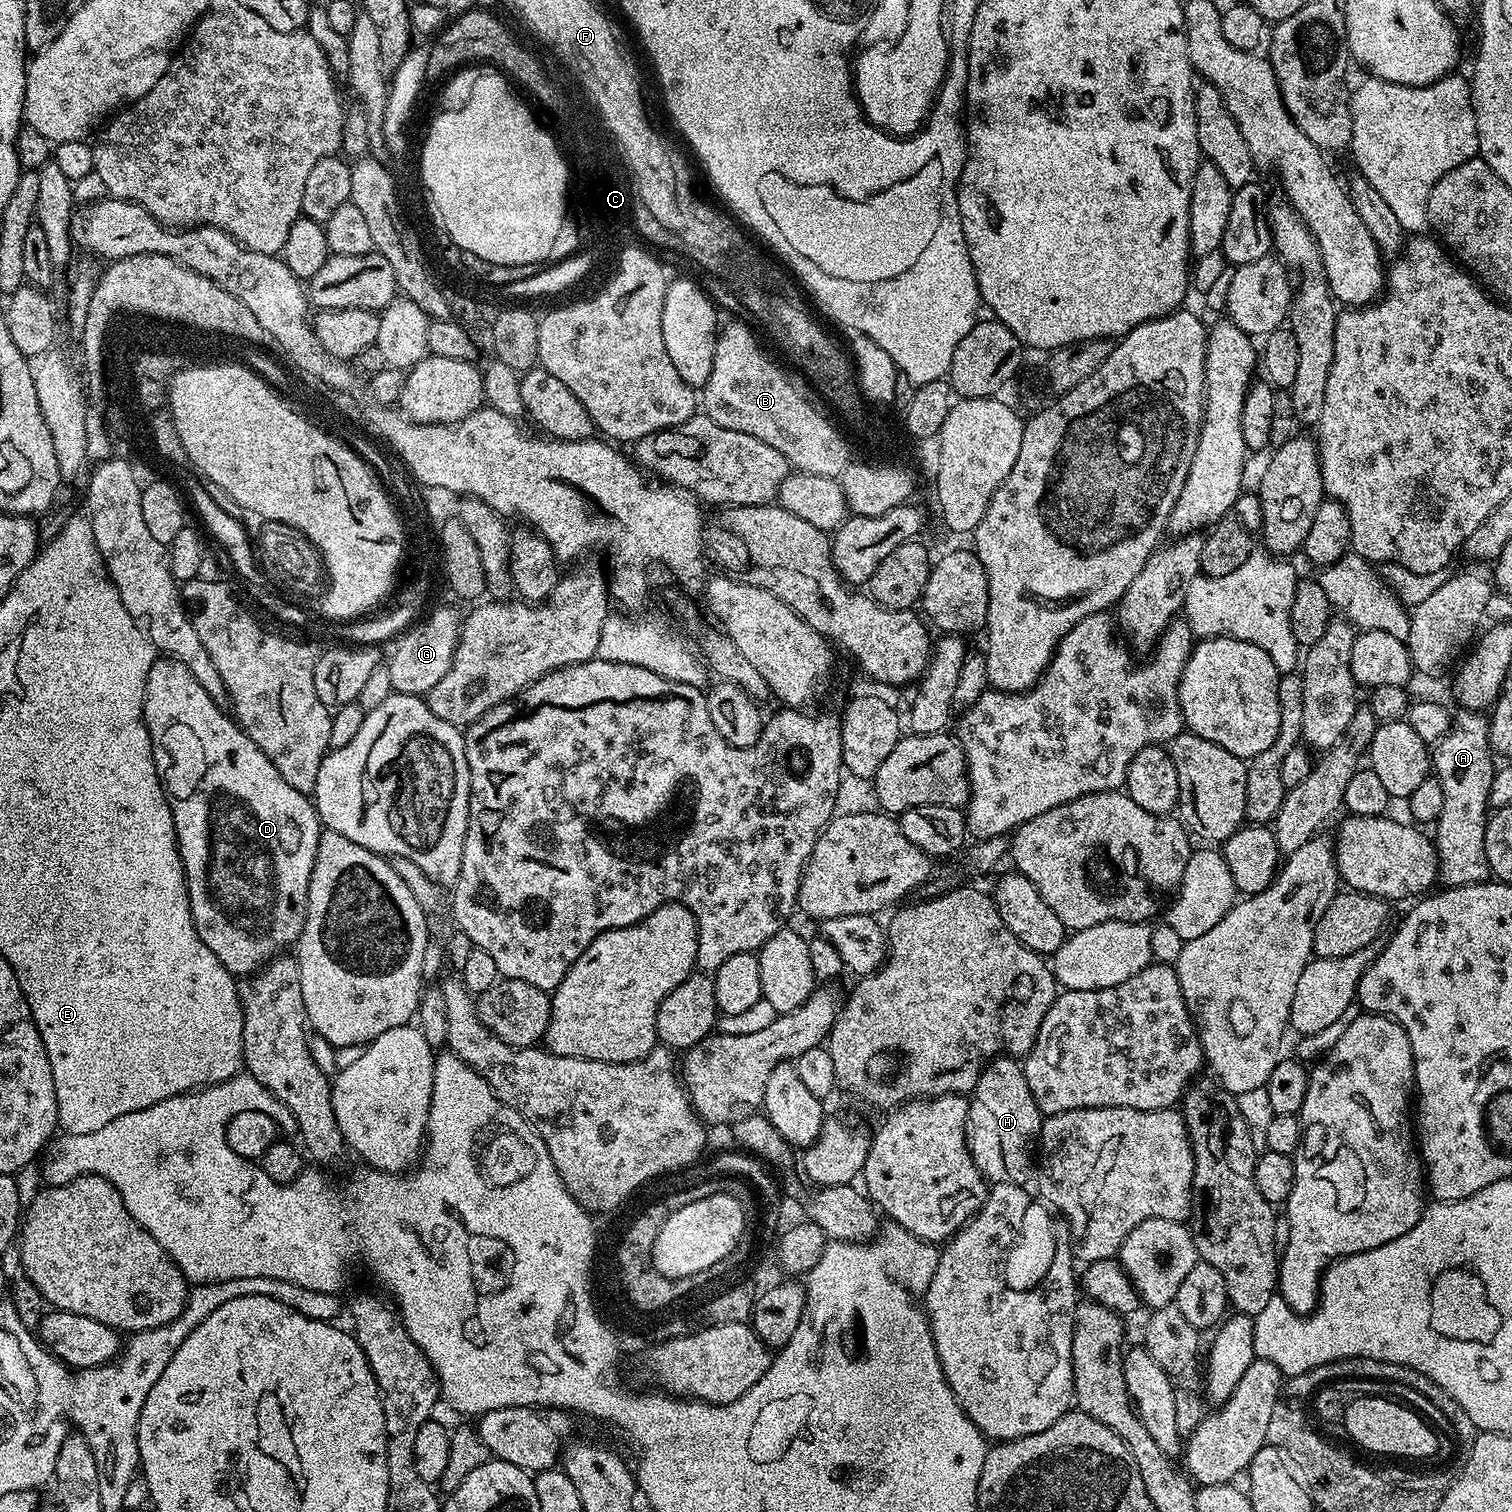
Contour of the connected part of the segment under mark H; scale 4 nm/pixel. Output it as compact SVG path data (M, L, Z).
M1000 1055L985 1065L969 1097L964 1140L972 1161L989 1183L1027 1185L1034 1174L1030 1148L1039 1137L1043 1112L1033 1100L1021 1063Z

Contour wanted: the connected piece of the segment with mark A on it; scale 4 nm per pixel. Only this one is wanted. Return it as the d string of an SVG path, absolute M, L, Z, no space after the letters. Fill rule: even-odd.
M1460 710L1453 715L1452 725L1445 736L1430 752L1430 768L1437 780L1442 782L1442 795L1446 801L1442 814L1434 825L1434 843L1438 854L1439 883L1444 888L1457 888L1467 884L1483 884L1490 873L1486 862L1486 826L1490 815L1490 786L1494 782L1497 765L1492 764L1494 753L1488 741L1488 716L1480 710Z

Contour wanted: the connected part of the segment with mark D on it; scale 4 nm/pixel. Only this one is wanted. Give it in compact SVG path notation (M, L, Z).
M157 658L150 666L150 674L146 678L146 690L144 691L144 721L148 727L148 733L152 739L152 757L156 763L156 769L160 771L160 783L164 785L164 793L168 796L168 804L172 807L172 817L174 818L174 830L176 831L176 841L178 842L178 850L182 858L182 866L184 867L184 877L186 878L186 890L190 898L190 914L194 918L194 926L198 930L198 938L202 938L202 942L206 946L210 946L210 950L214 950L214 958L218 958L218 962L222 962L222 966L226 966L226 970L232 973L236 978L247 978L254 972L259 972L268 961L275 959L285 950L291 949L299 940L302 934L302 926L306 922L306 906L308 905L308 891L310 890L310 874L314 870L314 862L318 854L318 842L322 825L320 816L316 812L316 805L305 793L294 790L294 786L290 786L290 782L286 782L286 778L282 778L282 774L278 774L278 770L274 770L274 762L270 762L270 758L266 758L266 754L262 754L262 750L258 750L258 746L252 741L248 735L244 733L243 728L236 723L235 719L221 705L214 702L214 698L210 698L210 694L206 694L206 690L202 690L202 686L198 686L198 678L194 678L194 674L190 674L190 670L186 670L186 666L182 666L182 662L171 658Z

